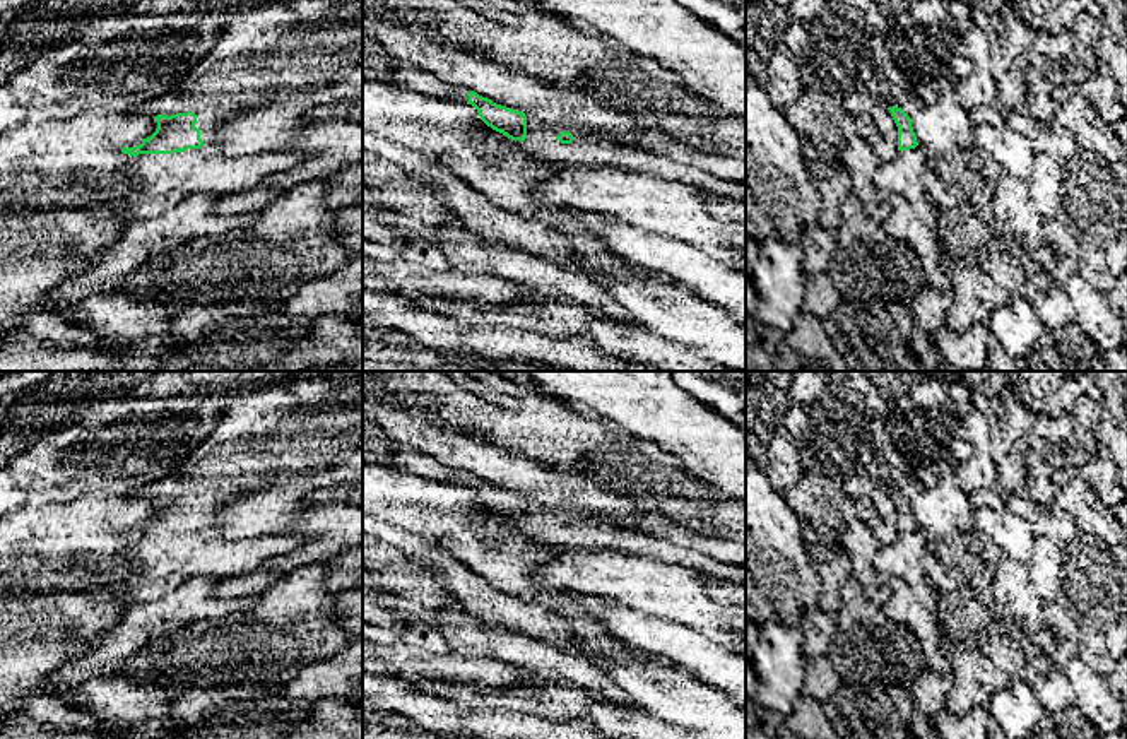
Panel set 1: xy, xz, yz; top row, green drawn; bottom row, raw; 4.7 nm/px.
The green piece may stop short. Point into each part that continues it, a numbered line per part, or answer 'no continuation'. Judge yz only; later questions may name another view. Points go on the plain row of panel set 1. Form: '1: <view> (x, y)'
1: yz (891, 469)

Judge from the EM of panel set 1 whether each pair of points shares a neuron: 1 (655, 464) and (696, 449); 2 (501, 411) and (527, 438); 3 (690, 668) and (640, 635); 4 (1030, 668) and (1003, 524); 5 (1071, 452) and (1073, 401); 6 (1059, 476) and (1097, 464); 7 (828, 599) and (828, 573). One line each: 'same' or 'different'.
1: different
2: same
3: same
4: different
5: same
6: same
7: same

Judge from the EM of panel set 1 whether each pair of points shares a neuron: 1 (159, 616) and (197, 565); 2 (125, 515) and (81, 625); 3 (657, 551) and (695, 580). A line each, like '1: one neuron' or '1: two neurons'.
1: two neurons
2: two neurons
3: two neurons

